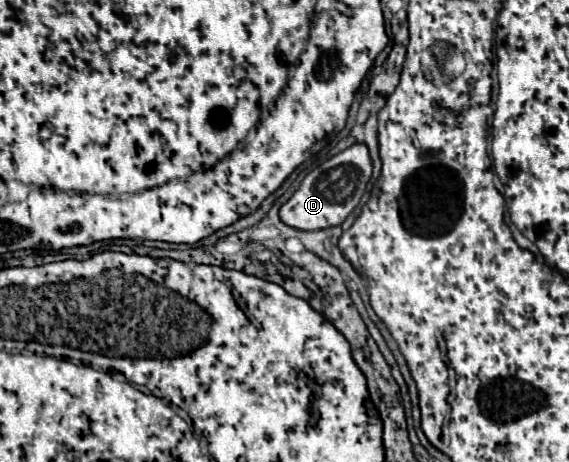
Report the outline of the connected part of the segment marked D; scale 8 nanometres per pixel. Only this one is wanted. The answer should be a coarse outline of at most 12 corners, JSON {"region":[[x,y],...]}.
{"region":[[364,143],[304,177],[282,205],[286,225],[340,225],[372,177]]}

